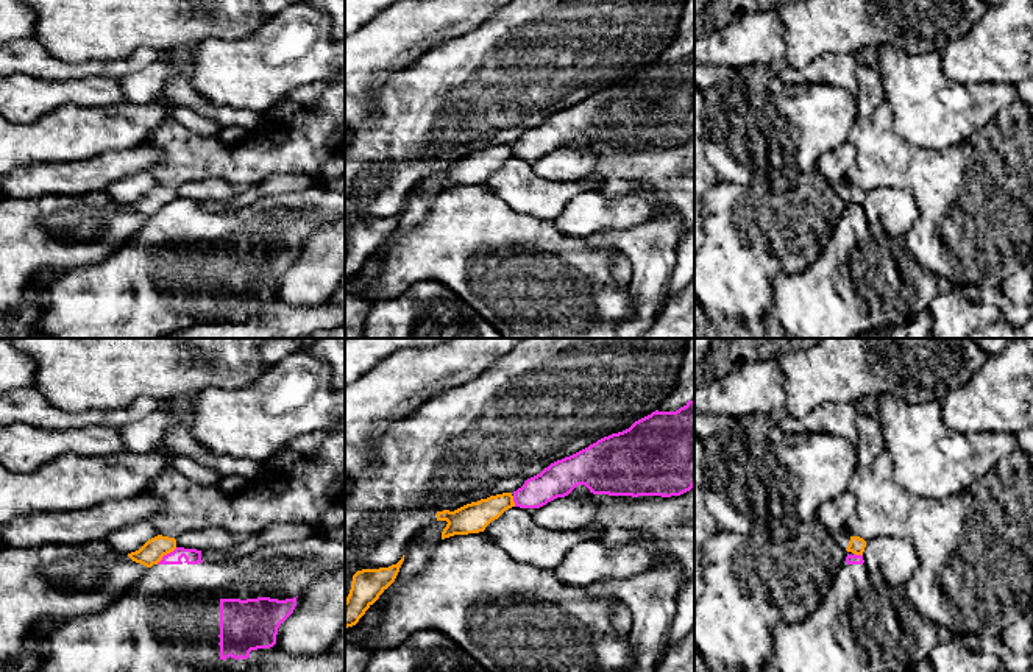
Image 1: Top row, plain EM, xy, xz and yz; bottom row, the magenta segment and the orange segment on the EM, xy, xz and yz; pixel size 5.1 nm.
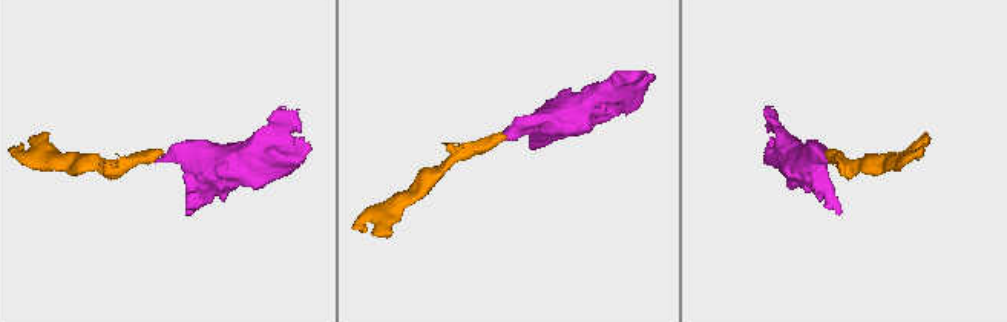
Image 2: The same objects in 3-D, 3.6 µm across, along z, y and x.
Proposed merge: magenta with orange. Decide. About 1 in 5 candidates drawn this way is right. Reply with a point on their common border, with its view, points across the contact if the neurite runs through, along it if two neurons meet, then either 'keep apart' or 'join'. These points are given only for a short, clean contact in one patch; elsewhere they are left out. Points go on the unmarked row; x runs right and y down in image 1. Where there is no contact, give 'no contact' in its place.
meets magenta in xy at (167, 205); border along xy (177, 198), (156, 214); keep apart

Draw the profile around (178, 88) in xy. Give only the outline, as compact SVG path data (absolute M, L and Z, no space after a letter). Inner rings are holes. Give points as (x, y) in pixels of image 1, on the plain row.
M170 62L165 64L170 73L164 86L167 98L173 100L178 104L190 108L204 117L215 120L222 126L237 126L251 131L262 125L262 114L253 114L247 109L236 109L229 104L212 104L193 89L189 75L181 73Z

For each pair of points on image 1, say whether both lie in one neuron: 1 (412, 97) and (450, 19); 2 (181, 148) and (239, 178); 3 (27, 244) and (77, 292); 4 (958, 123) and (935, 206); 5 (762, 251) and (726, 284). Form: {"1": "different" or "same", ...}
{"1": "different", "2": "same", "3": "different", "4": "different", "5": "same"}

